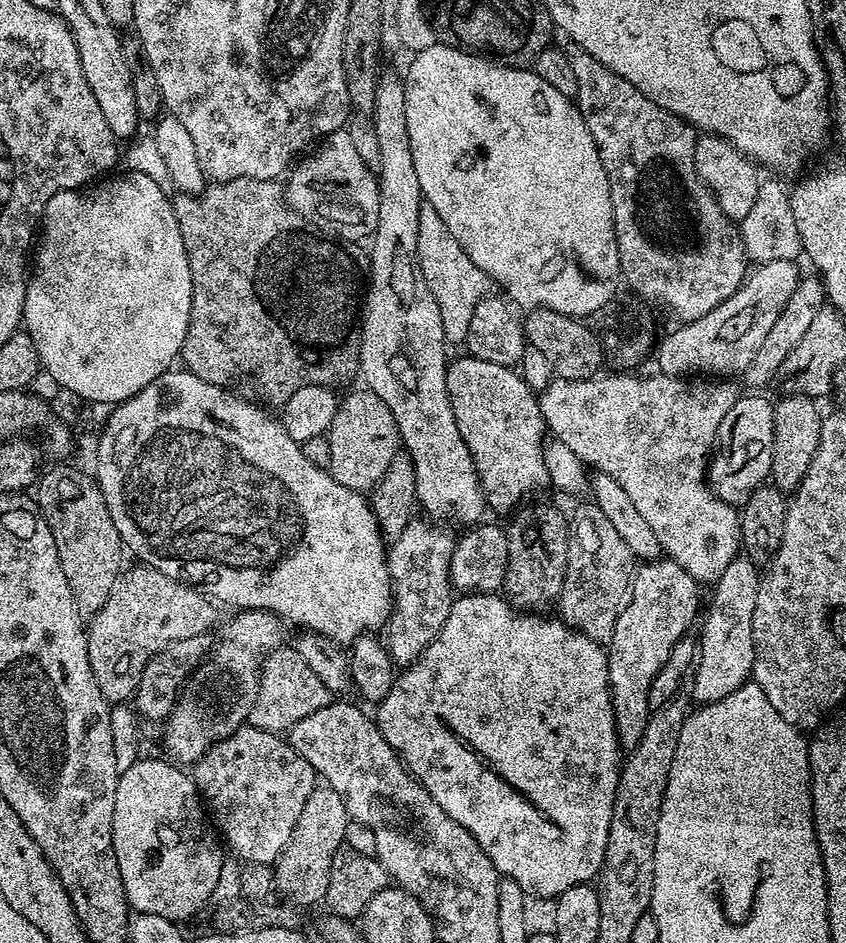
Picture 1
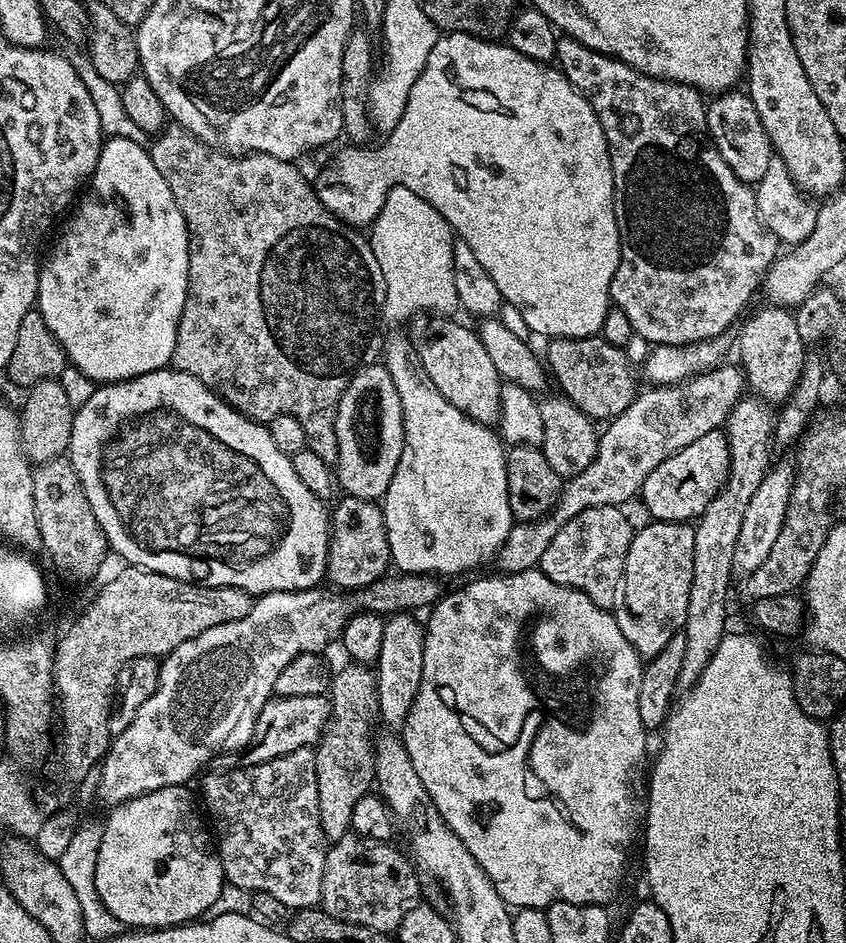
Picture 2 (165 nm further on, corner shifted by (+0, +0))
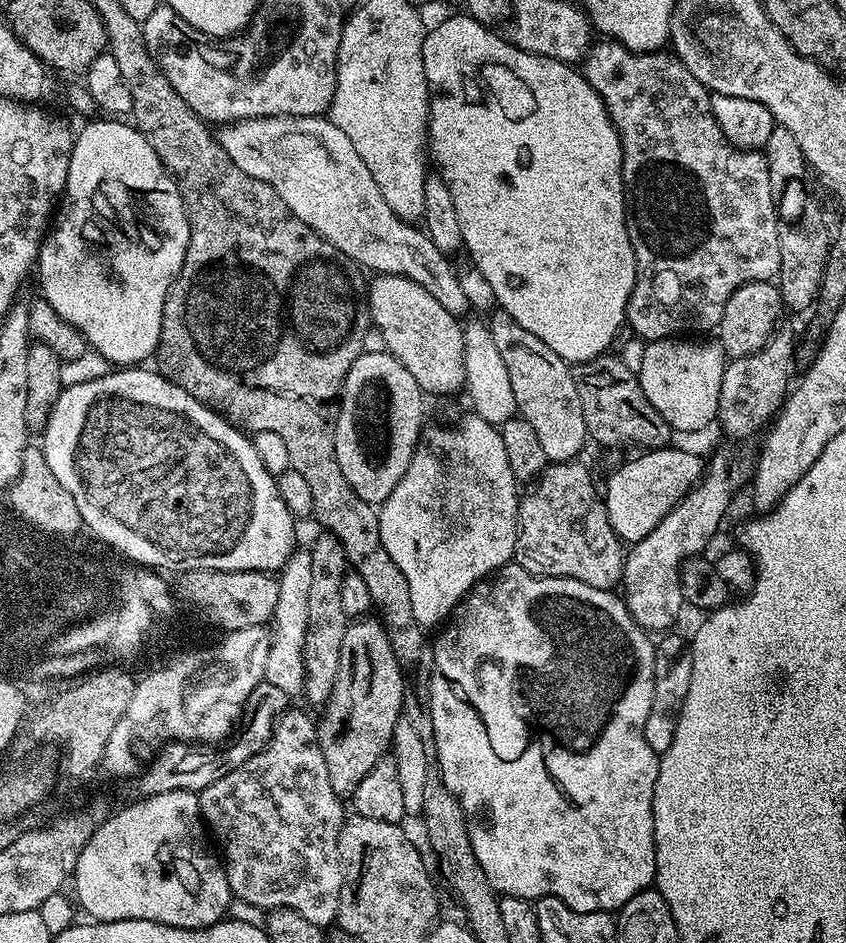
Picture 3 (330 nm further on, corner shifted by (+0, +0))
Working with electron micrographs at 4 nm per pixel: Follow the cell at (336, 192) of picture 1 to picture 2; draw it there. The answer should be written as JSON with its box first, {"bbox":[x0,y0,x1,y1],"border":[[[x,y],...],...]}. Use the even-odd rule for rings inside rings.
{"bbox":[317,34,618,338],"border":[[[444,34],[426,58],[426,66],[414,86],[410,90],[410,98],[406,102],[406,110],[394,126],[384,137],[381,148],[371,146],[347,146],[338,153],[332,162],[330,170],[323,176],[323,185],[317,187],[319,199],[336,219],[349,227],[363,228],[371,225],[377,218],[386,196],[394,187],[408,187],[424,198],[430,206],[442,214],[459,239],[474,250],[478,262],[482,262],[486,274],[494,278],[494,286],[498,286],[501,301],[505,304],[518,306],[529,333],[536,332],[543,338],[586,338],[599,333],[600,323],[608,316],[610,297],[608,283],[614,278],[614,270],[618,259],[618,233],[616,230],[616,215],[614,206],[610,202],[610,169],[608,166],[608,147],[606,134],[600,132],[598,118],[592,115],[590,102],[582,98],[568,83],[559,67],[545,66],[537,60],[528,60],[526,54],[513,52],[506,42],[482,42],[476,36],[463,34]]]}

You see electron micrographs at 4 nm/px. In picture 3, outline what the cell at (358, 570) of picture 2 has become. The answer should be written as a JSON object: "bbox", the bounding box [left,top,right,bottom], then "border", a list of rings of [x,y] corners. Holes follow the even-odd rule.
{"bbox":[303,531,350,706],"border":[[[321,531],[320,537],[307,549],[310,554],[310,598],[306,598],[306,636],[304,638],[304,691],[303,695],[316,706],[323,705],[332,689],[338,670],[338,654],[342,650],[344,631],[350,623],[342,610],[342,578],[346,571],[344,551],[331,532]]]}

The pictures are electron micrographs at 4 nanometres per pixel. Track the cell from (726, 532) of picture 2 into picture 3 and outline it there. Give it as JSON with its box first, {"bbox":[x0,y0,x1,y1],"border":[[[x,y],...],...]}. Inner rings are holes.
{"bbox":[716,327,794,440],"border":[[[777,327],[776,331],[772,333],[772,337],[754,354],[743,356],[737,360],[729,359],[724,365],[722,390],[718,394],[718,410],[716,415],[718,417],[718,424],[724,427],[725,434],[733,436],[736,440],[744,440],[747,436],[754,435],[760,427],[763,429],[779,413],[790,391],[788,375],[792,372],[792,364],[794,365],[794,340],[792,344],[792,332],[784,327]]]}

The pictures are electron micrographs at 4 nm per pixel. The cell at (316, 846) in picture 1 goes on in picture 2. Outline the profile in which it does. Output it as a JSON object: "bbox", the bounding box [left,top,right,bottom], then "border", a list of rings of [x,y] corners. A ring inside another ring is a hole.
{"bbox":[315,662,379,842],"border":[[[355,662],[347,665],[330,680],[332,718],[320,743],[315,749],[316,777],[318,778],[318,818],[325,841],[335,842],[347,836],[354,818],[354,806],[358,798],[369,795],[374,774],[374,731],[371,720],[379,717],[376,677],[367,667]]]}

